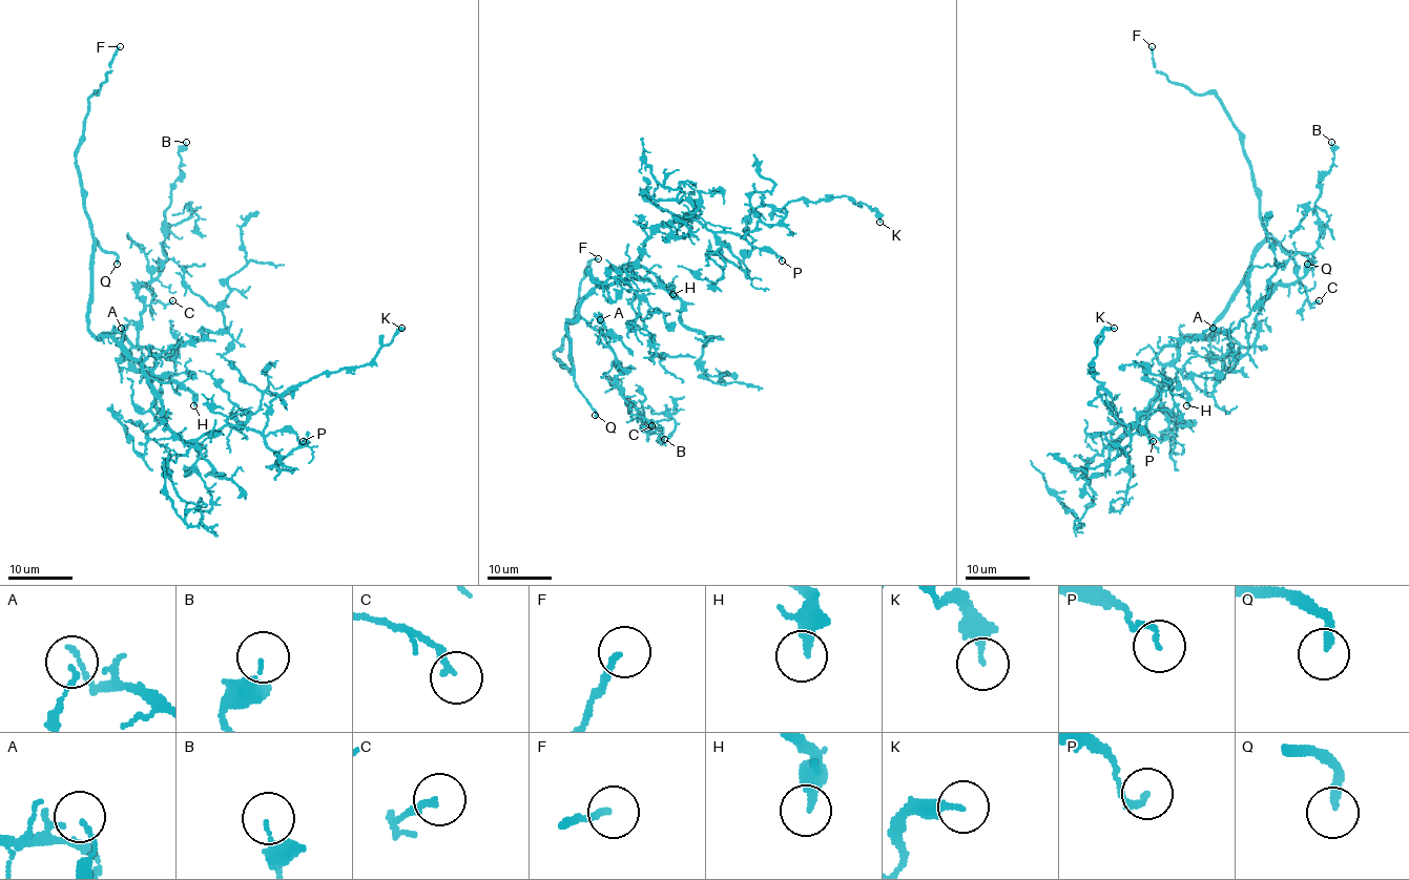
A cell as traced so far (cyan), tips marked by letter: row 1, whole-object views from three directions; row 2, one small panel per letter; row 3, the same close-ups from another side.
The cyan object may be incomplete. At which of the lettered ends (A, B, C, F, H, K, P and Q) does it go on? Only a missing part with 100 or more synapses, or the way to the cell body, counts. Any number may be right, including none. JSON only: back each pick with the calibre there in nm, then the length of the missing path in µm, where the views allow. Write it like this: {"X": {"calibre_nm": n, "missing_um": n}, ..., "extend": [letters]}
{"F": {"calibre_nm": 190, "missing_um": 250}, "Q": {"calibre_nm": 220, "missing_um": 10}, "extend": ["F", "Q"]}

